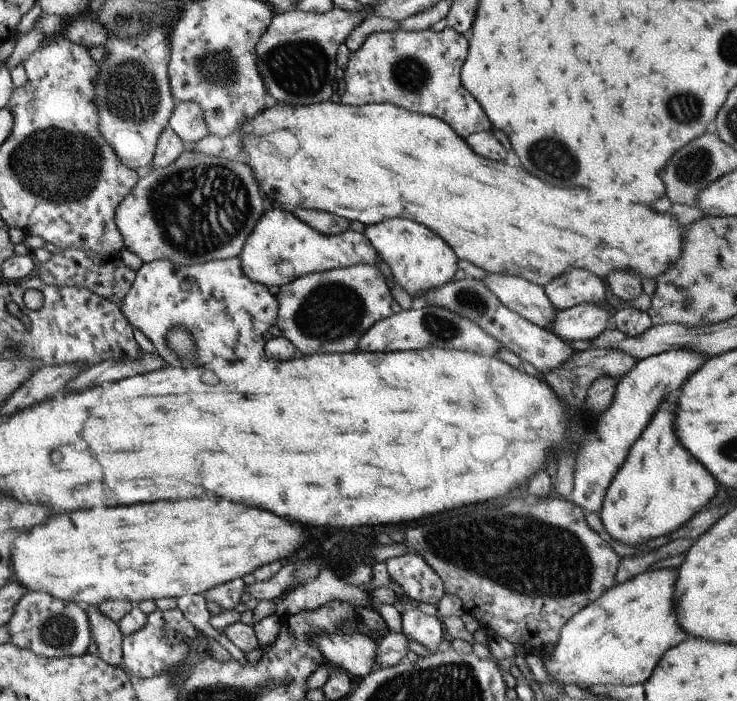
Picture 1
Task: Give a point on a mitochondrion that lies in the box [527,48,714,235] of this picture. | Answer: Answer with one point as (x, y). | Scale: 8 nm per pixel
(685, 107)

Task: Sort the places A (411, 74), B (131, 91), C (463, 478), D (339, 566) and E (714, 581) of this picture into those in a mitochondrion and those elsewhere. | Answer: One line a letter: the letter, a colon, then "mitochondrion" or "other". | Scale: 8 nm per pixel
A: mitochondrion
B: mitochondrion
C: other
D: other
E: other

